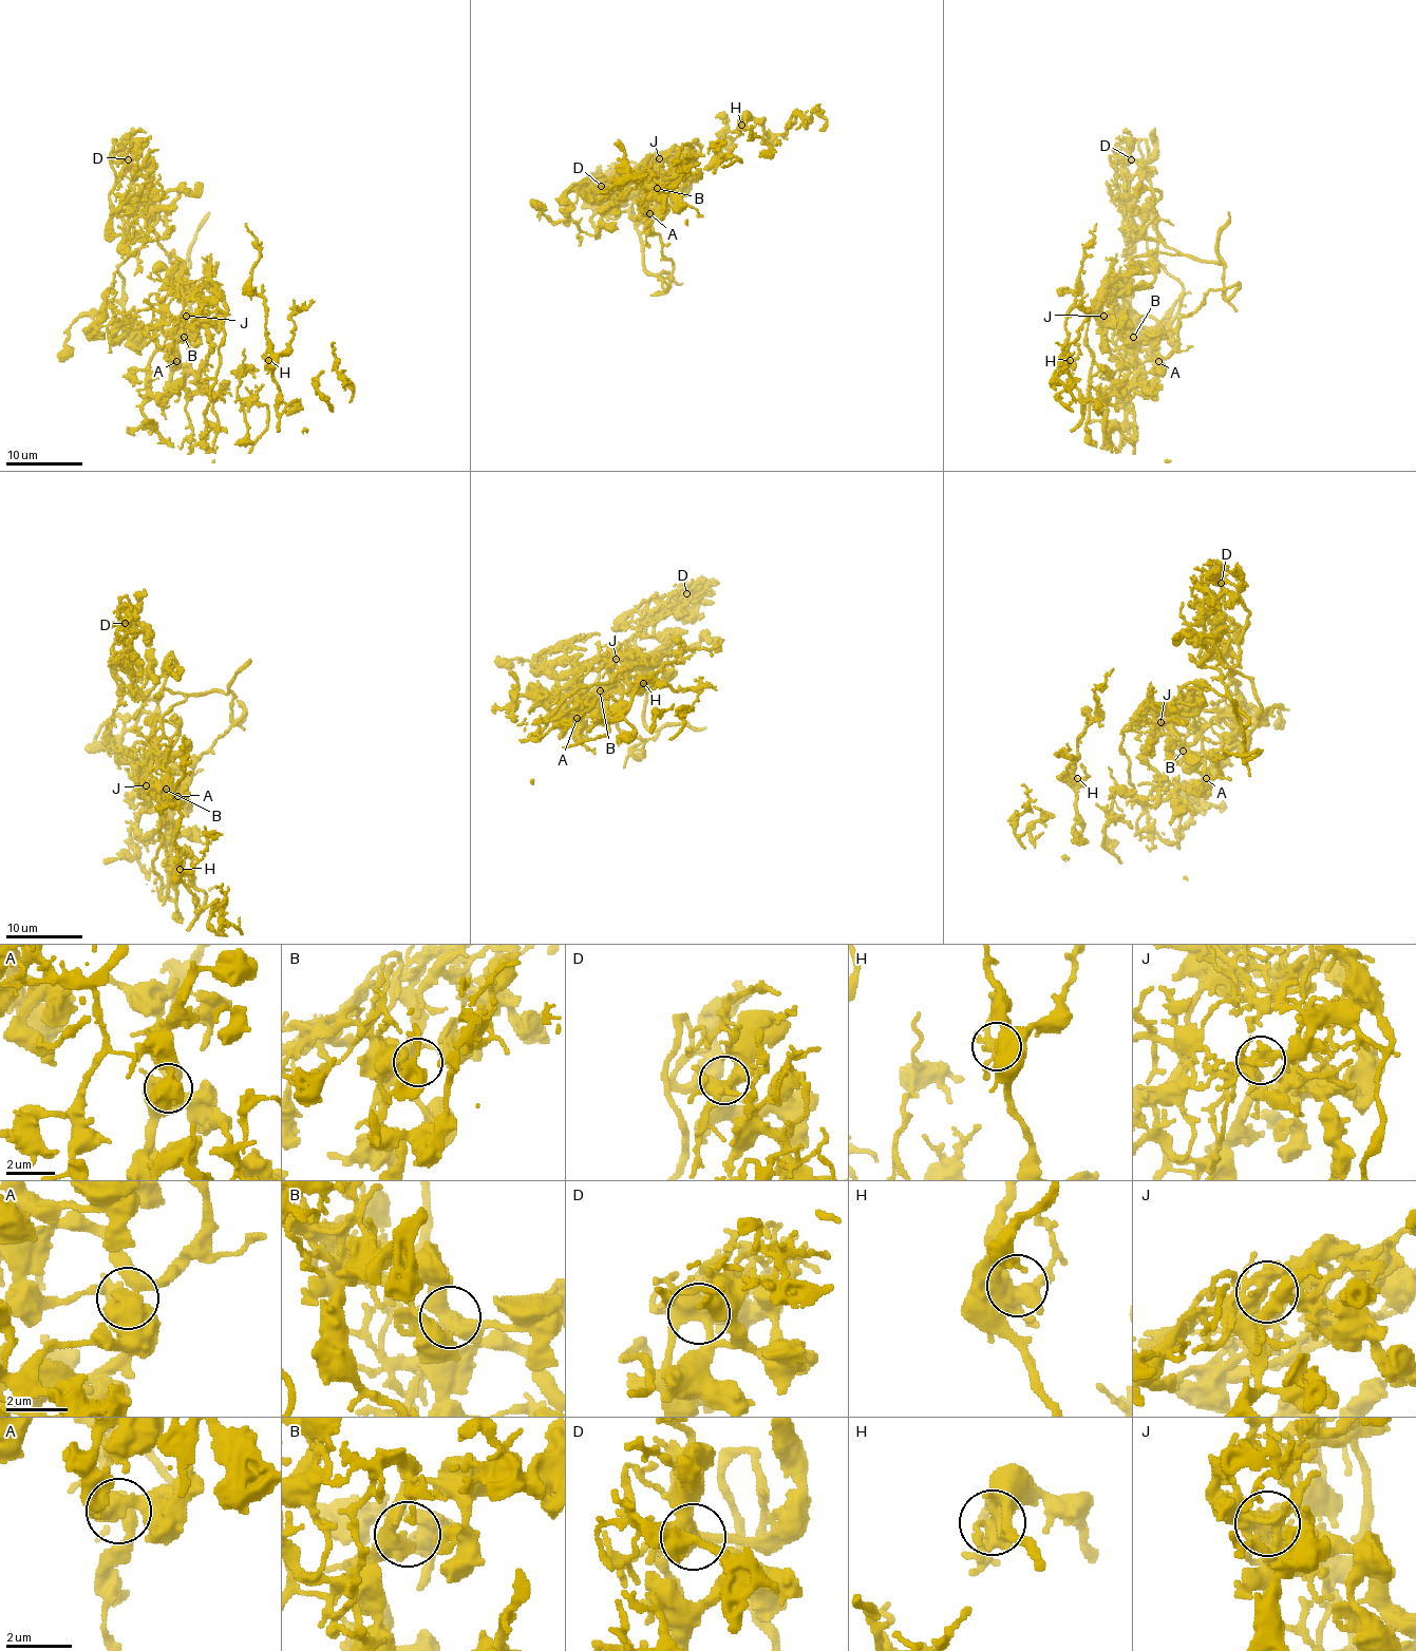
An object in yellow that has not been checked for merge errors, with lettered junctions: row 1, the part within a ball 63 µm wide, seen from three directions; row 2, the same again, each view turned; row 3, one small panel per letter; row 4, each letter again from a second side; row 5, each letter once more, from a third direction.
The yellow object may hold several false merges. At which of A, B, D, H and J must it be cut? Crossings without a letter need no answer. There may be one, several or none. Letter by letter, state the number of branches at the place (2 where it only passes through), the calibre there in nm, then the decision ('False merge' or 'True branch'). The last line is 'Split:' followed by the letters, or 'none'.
A: Branches: 5. Thickness 460 nm. True branch
B: Branches: 3. Thickness 400 nm. True branch
D: Branches: 7. Thickness 480 nm. True branch
H: Branches: 4. Thickness 500 nm. True branch
J: Branches: 5. Thickness 360 nm. False merge
Split: J

